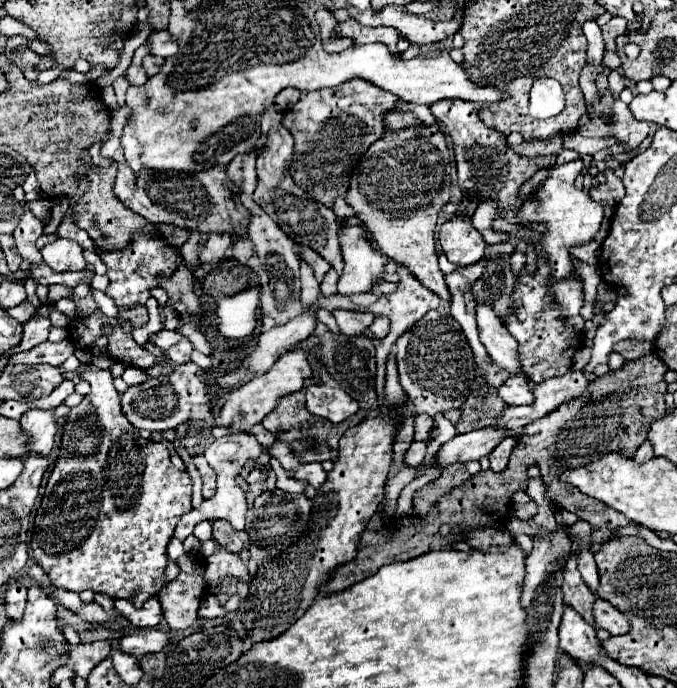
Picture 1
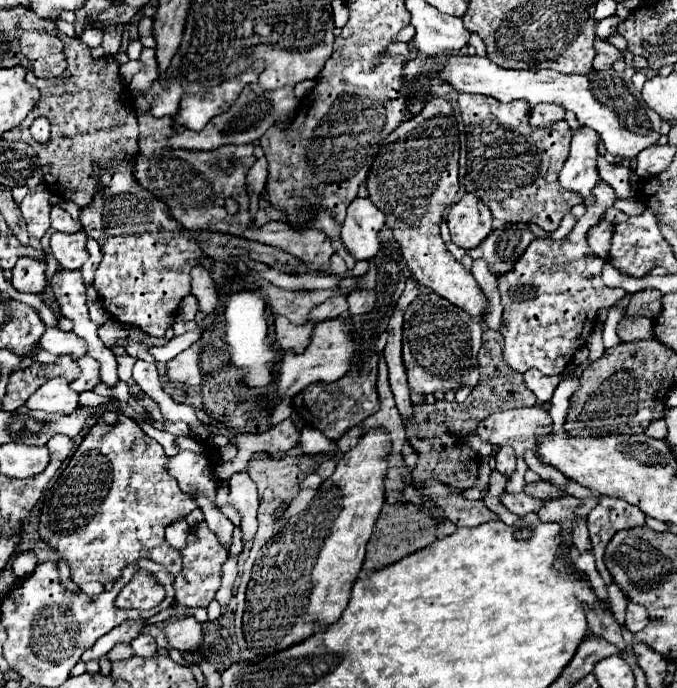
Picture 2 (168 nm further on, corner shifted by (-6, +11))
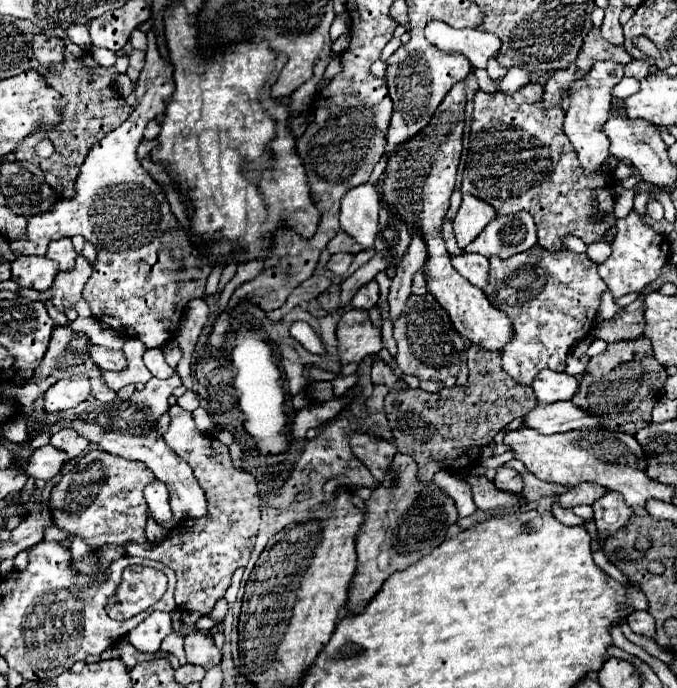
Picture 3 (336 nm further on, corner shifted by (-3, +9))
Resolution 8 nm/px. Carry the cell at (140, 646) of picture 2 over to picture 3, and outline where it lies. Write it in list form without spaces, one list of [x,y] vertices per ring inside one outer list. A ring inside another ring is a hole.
[[[153,611],[141,625],[137,625],[129,635],[129,643],[141,653],[157,653],[161,641],[171,633],[171,615]]]

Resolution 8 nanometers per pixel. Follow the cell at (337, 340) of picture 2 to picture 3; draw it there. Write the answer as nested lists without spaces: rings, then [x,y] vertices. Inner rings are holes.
[[[351,309],[343,313],[337,325],[337,339],[341,343],[339,353],[343,365],[361,361],[363,357],[375,355],[383,349],[381,329],[371,323],[369,311],[363,309]]]

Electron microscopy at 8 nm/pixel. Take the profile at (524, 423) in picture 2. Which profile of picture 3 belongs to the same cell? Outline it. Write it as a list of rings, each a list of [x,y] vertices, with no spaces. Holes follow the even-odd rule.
[[[561,401],[561,403],[551,403],[545,407],[537,405],[525,417],[525,425],[549,435],[583,429],[583,427],[595,429],[595,427],[599,427],[599,419],[589,415],[587,411],[581,411],[579,407],[575,407],[573,401]]]

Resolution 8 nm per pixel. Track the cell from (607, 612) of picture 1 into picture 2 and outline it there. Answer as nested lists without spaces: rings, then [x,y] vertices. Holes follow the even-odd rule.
[[[630,601],[628,607],[626,607],[626,627],[632,633],[636,633],[636,631],[640,631],[640,629],[646,627],[646,621],[648,621],[646,609],[642,605],[636,605],[636,603]]]

